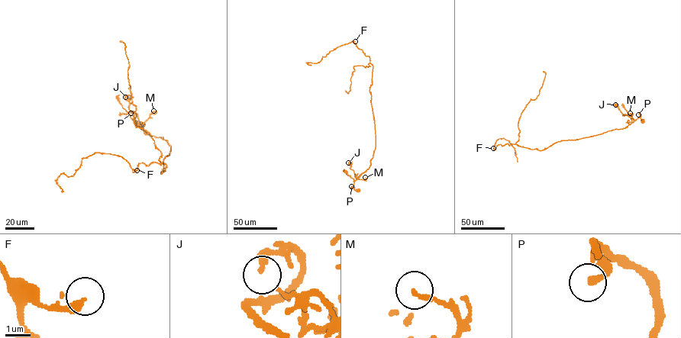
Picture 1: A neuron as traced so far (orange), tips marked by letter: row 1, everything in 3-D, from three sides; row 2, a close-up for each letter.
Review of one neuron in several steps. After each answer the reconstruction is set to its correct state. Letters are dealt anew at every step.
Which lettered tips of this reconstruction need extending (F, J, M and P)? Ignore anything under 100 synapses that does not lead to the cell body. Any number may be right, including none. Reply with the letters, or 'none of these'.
none of these

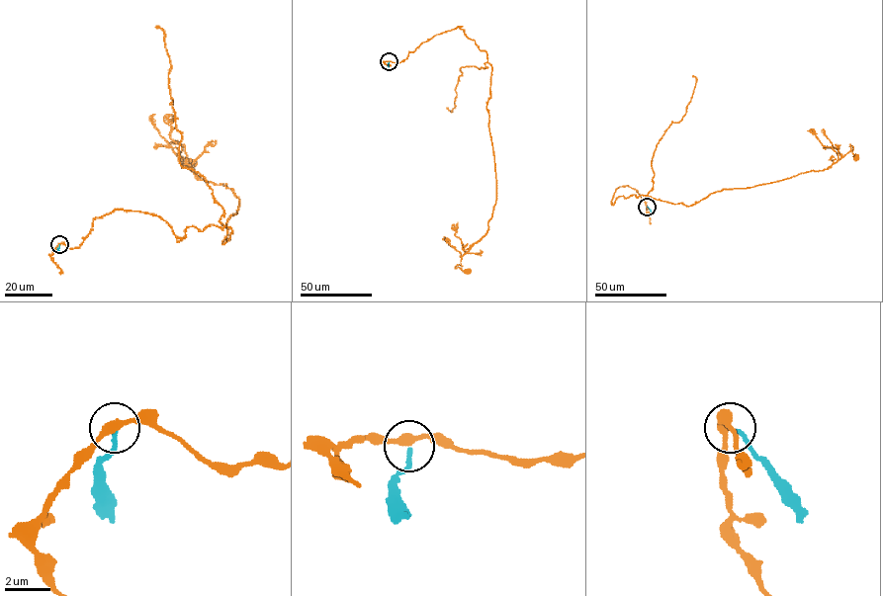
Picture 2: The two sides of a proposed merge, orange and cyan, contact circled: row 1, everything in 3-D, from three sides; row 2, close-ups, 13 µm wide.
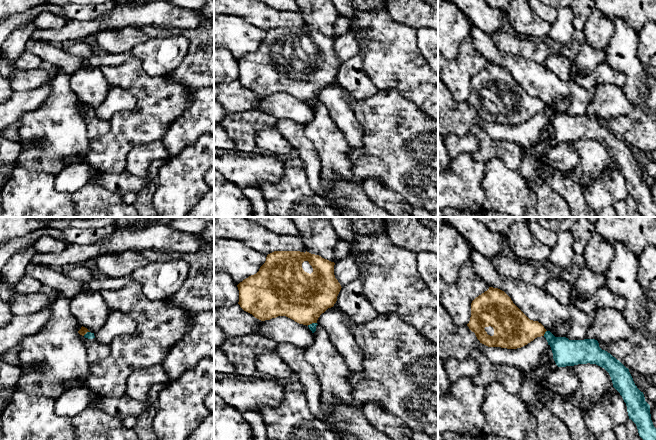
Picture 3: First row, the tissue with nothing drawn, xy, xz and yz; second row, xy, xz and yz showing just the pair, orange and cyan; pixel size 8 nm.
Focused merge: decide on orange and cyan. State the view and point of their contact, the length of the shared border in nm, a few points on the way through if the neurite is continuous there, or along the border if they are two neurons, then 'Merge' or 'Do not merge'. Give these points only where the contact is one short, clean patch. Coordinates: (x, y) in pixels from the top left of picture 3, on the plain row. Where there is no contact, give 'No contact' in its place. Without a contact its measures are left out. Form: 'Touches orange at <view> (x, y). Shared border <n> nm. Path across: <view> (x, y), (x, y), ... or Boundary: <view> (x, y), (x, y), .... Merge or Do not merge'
Touches orange at xz (311, 99). Shared border 80 nm. Boundary: xz (316, 98), (307, 101). Do not merge

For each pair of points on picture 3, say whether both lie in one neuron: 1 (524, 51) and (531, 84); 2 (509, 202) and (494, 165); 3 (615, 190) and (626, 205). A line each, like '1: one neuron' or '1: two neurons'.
1: two neurons
2: one neuron
3: two neurons

